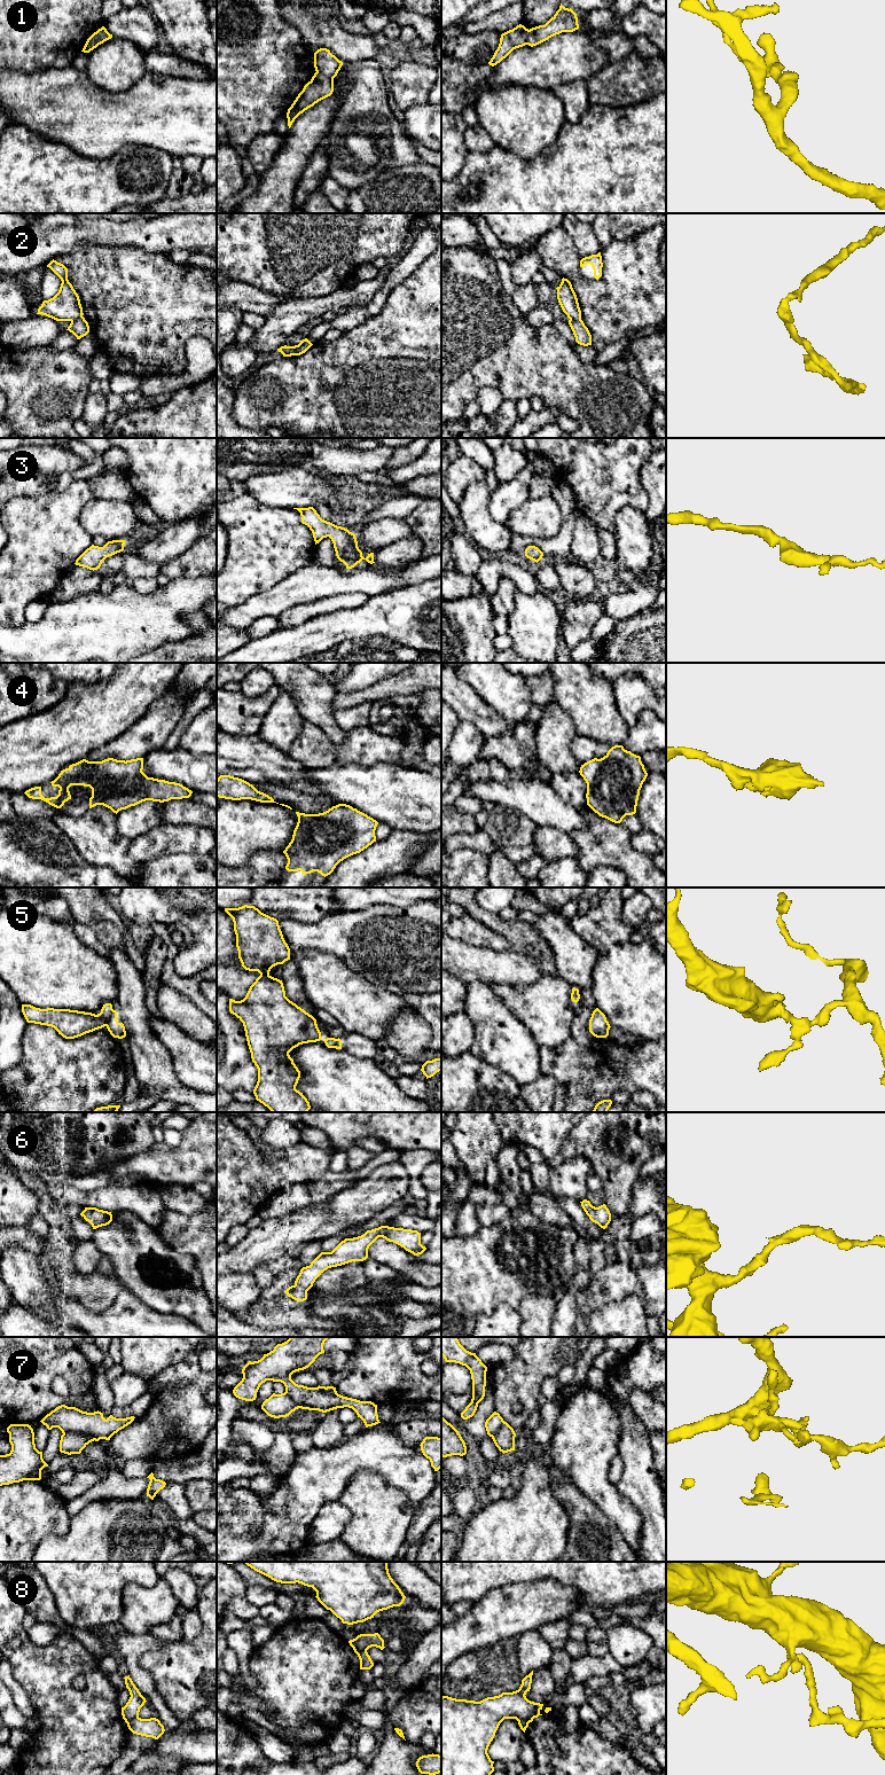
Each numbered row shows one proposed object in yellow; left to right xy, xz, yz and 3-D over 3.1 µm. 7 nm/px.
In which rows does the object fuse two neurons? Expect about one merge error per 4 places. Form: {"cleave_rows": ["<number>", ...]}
{"cleave_rows": ["2", "5", "7", "8"]}

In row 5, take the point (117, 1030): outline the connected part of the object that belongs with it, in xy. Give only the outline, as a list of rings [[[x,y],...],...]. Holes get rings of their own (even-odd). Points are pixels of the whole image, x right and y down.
[[[112,1010],[105,1026],[113,1038],[123,1039],[126,1037],[125,1026],[117,1021],[116,1010]]]

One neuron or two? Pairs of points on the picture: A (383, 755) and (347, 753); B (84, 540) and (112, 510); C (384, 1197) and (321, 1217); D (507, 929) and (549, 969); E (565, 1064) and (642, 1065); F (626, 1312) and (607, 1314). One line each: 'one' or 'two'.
A: one
B: two
C: one
D: one
E: one
F: one

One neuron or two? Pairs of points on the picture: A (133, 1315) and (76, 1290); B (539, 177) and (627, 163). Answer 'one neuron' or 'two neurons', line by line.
A: two neurons
B: one neuron

